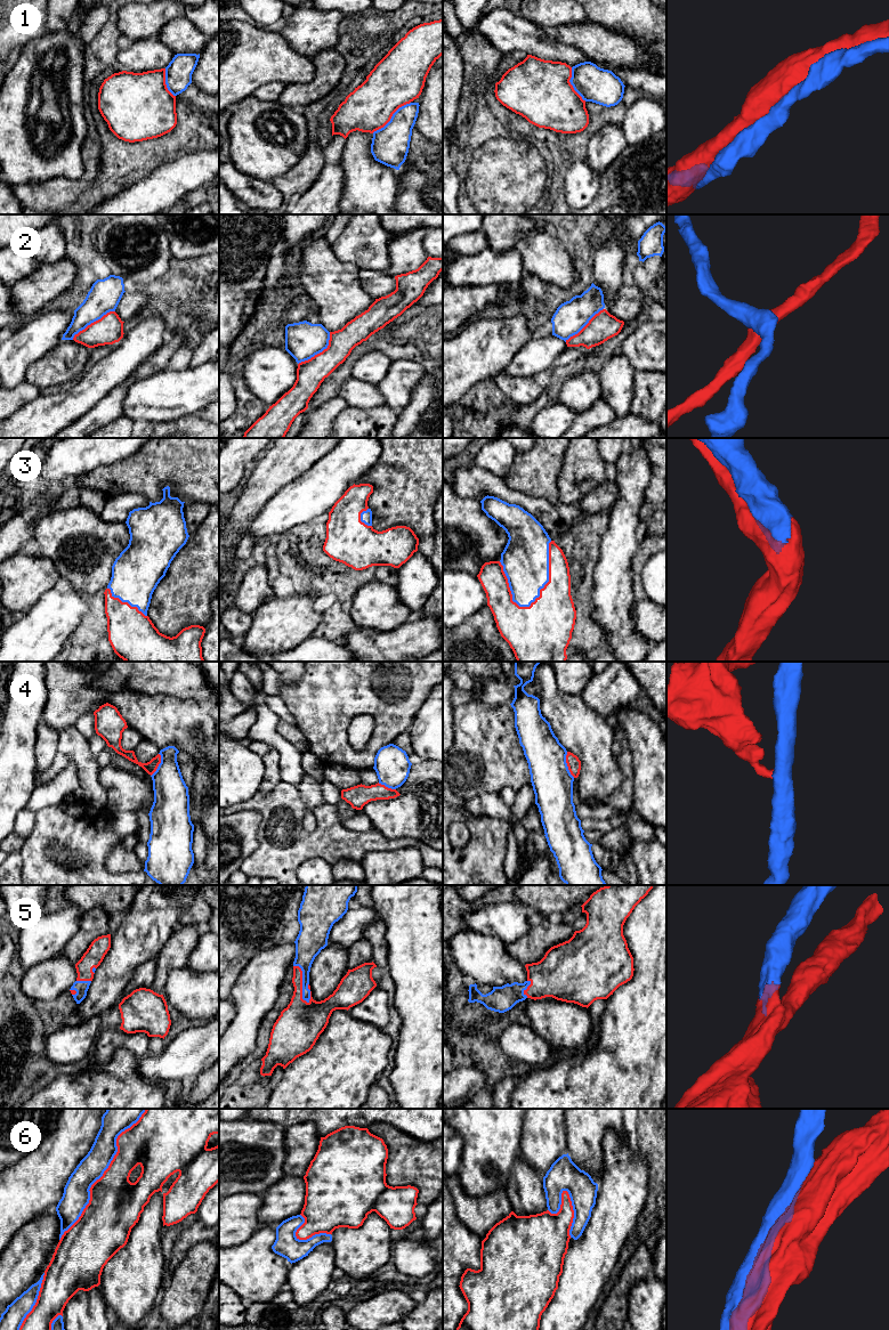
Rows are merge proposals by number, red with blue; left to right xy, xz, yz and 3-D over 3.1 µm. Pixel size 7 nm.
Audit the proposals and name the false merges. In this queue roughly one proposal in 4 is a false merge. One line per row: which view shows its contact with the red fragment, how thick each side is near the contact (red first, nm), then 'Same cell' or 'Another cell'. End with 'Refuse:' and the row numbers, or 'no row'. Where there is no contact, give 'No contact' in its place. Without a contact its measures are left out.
1: Touches red in xz. Thickness 360 nm (red) against 260 nm. Same cell
2: Touches red in xy. Thickness 200 nm (red) against 220 nm. Another cell
3: Touches red in yz. Thickness 320 nm (red) against 340 nm. Same cell
4: Touches red in yz. Thickness 100 nm (red) against 280 nm. Another cell
5: Touches red in xz. Thickness 260 nm (red) against 160 nm. Same cell
6: Touches red in xy. Thickness 380 nm (red) against 190 nm. Another cell
Refuse: 2, 4, 6

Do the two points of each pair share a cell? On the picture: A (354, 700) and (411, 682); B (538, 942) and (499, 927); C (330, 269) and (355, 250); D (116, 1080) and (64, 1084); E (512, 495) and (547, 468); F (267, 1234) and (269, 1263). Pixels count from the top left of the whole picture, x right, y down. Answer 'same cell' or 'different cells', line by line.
A: same cell
B: different cells
C: different cells
D: same cell
E: different cells
F: same cell

